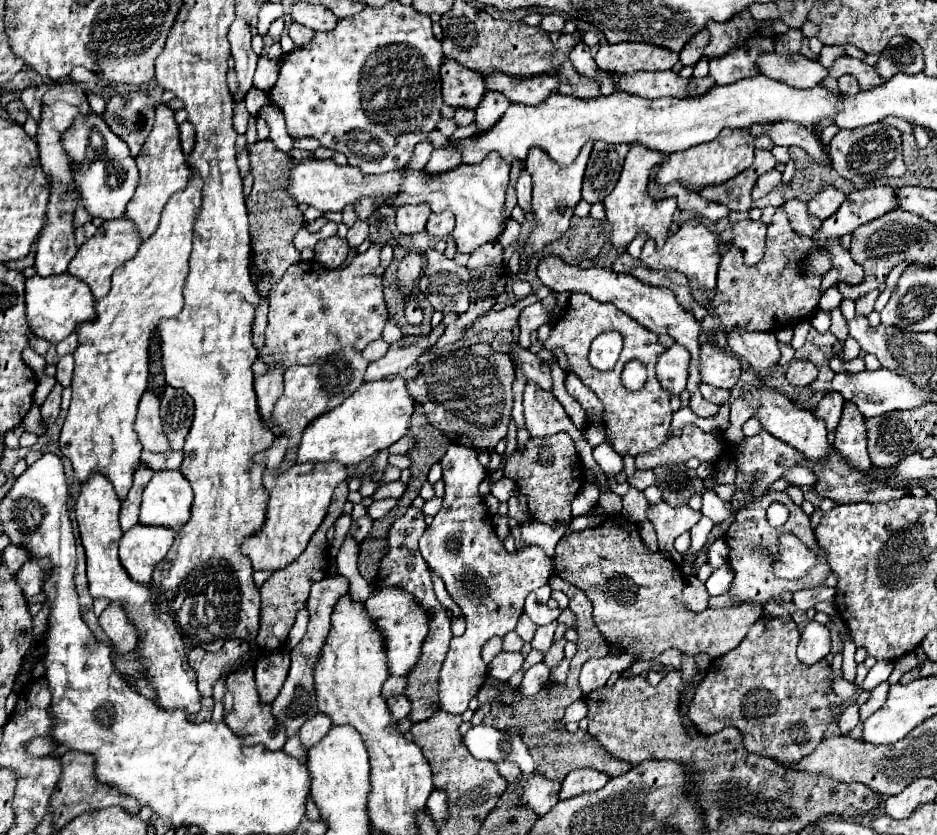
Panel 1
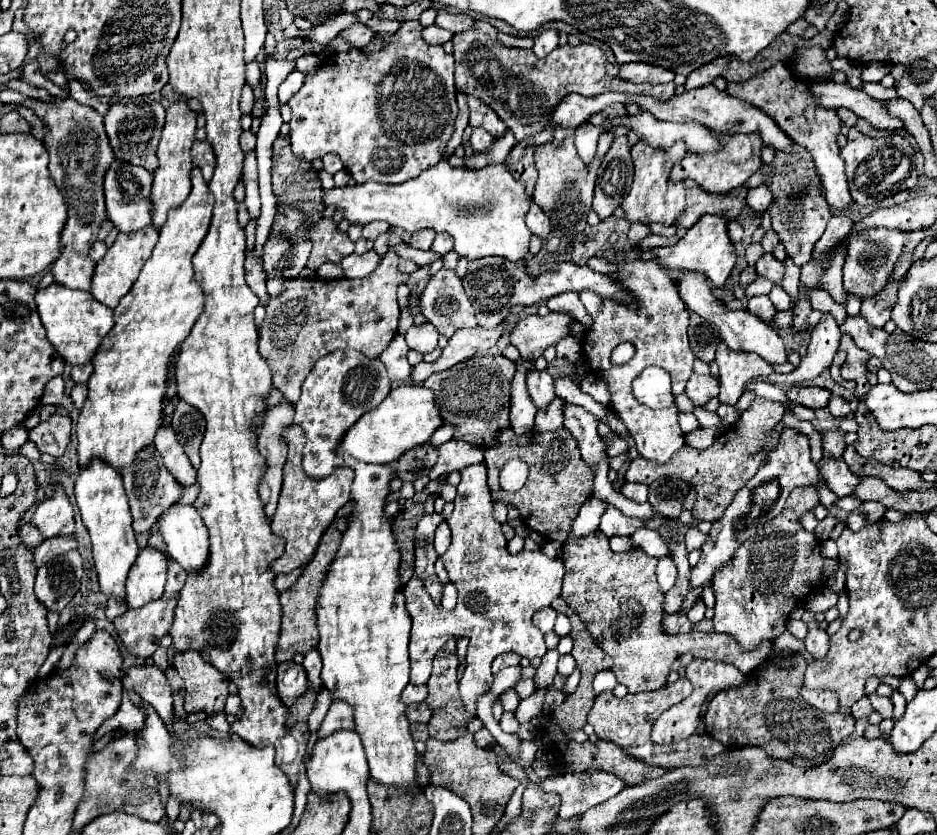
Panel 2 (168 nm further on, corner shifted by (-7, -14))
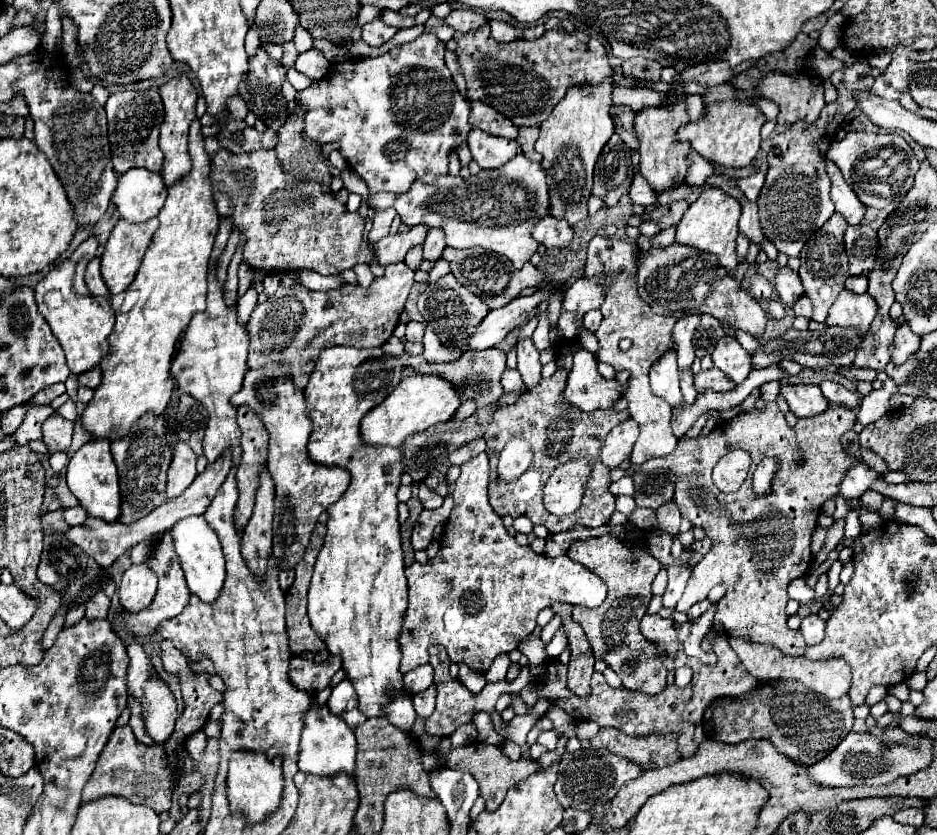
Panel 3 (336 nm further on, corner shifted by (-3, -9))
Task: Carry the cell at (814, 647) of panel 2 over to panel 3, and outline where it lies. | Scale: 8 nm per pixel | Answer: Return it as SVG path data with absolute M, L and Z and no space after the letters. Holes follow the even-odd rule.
M809 615L801 621L801 633L807 645L817 645L825 635L825 621L821 621L817 615Z

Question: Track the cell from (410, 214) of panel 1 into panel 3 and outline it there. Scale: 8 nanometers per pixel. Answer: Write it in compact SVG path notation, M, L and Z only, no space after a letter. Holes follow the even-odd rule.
M415 225L409 231L403 233L395 233L395 235L387 235L383 239L379 239L373 247L377 253L377 259L381 265L389 265L389 263L399 263L405 259L407 251L415 245L421 245L425 241L427 235L427 225Z

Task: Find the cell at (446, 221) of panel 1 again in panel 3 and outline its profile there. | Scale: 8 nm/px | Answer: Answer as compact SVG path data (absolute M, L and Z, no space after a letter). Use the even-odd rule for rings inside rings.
M429 229L427 239L423 243L423 259L429 261L437 261L441 257L445 249L445 237L443 237L443 229Z

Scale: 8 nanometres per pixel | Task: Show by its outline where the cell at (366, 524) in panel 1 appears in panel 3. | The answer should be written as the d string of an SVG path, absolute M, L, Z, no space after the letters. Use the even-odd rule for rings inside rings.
M327 347L319 355L315 369L305 387L305 413L313 421L313 431L309 437L309 457L319 465L339 465L351 473L351 485L345 495L329 507L327 521L327 537L323 549L319 551L313 579L309 585L309 601L307 613L309 621L325 641L329 655L339 655L343 661L343 671L347 679L351 679L357 697L359 711L371 717L387 717L385 707L391 705L395 697L405 697L403 673L399 671L401 649L399 649L399 629L403 625L403 613L407 611L407 581L405 581L405 565L403 565L403 549L399 537L399 521L397 521L397 489L403 473L403 457L397 447L369 447L363 445L359 437L359 421L361 417L379 405L393 387L401 381L403 361L389 357L381 347L375 349L353 349L353 347ZM387 689L395 689L387 693Z

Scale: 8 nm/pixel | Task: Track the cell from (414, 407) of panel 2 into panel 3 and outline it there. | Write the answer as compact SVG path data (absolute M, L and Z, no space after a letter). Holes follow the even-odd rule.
M439 375L403 377L383 403L371 409L371 413L365 413L361 421L361 441L365 445L399 447L407 435L419 433L437 423L449 421L459 405L461 401L459 401L459 395L453 391L453 385L449 381L443 381Z

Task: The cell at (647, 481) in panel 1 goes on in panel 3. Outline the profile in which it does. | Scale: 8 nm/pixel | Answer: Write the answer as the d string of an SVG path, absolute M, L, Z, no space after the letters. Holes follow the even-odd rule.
M625 475L625 477L621 477L619 481L613 481L613 483L609 485L609 489L611 489L613 495L633 495L633 493L635 493L635 485L633 485L631 475Z

